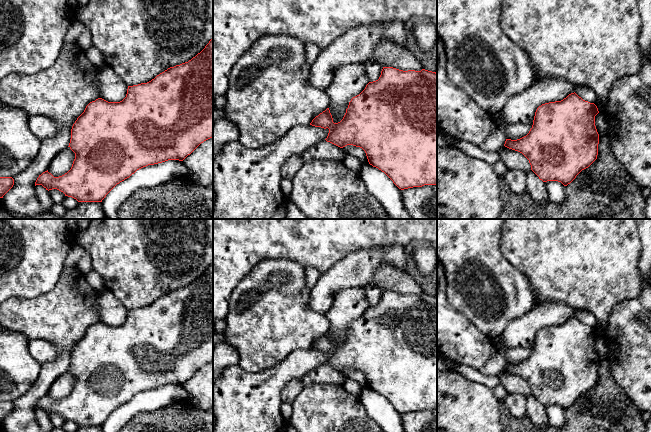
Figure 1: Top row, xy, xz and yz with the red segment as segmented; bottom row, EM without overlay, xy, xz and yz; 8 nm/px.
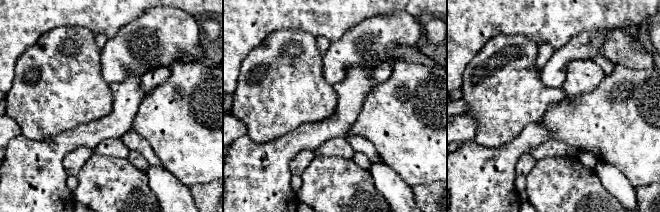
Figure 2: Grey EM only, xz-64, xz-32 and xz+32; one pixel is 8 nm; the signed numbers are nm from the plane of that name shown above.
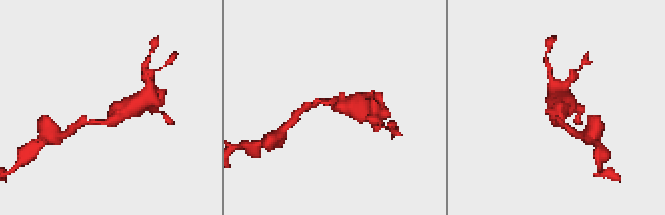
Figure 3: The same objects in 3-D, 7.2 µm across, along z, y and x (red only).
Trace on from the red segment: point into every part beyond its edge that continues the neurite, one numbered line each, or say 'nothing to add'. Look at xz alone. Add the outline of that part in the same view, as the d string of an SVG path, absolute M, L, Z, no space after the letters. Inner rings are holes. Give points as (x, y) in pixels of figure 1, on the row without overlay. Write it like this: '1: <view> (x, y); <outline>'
nothing to add

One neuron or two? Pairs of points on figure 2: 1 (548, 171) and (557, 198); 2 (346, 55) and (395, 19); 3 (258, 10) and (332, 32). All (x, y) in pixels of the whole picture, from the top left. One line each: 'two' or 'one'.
1: one
2: one
3: one

